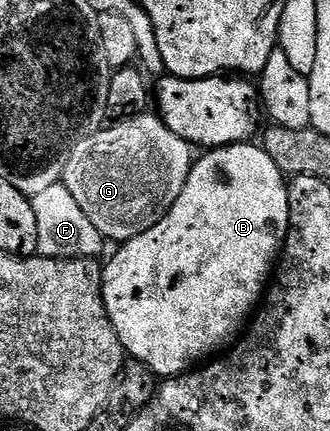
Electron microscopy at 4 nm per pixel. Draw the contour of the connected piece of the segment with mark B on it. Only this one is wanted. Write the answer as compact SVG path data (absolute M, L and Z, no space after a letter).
M261 144L225 145L223 149L212 149L201 155L203 157L199 161L197 158L193 162L176 203L164 215L164 219L160 219L160 223L156 223L156 227L152 227L148 231L136 235L131 241L125 242L119 248L122 250L110 262L105 262L102 270L104 307L123 350L133 360L145 365L151 373L162 379L180 377L183 373L193 370L199 363L221 354L243 332L244 326L251 320L252 314L259 308L260 302L263 300L264 286L271 280L272 274L275 272L282 246L286 243L286 232L290 229L287 178L280 171L280 167L276 167L276 163L272 163L272 159Z

